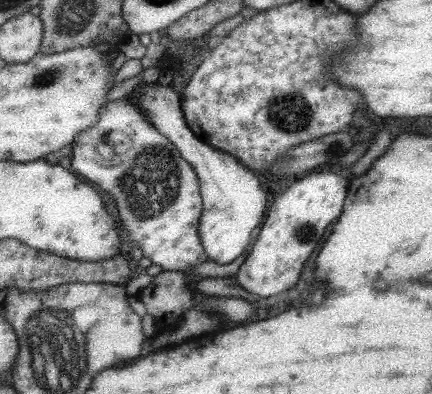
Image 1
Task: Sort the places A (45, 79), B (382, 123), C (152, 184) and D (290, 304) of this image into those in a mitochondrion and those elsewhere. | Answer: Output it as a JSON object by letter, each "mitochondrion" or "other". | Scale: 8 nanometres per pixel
{"A":"mitochondrion","B":"other","C":"mitochondrion","D":"other"}

